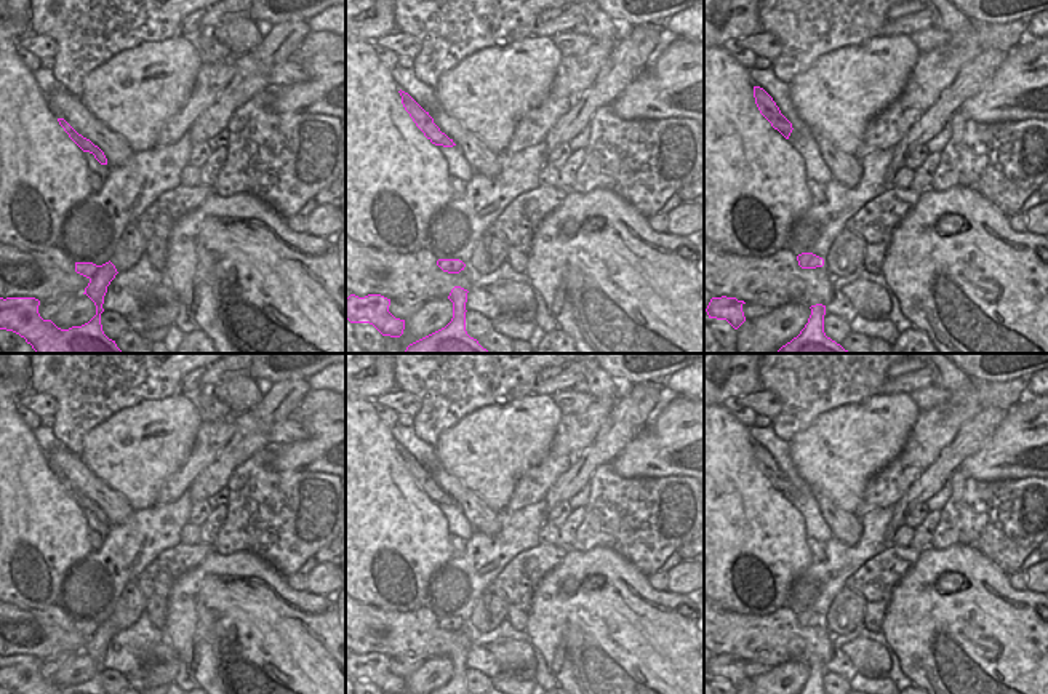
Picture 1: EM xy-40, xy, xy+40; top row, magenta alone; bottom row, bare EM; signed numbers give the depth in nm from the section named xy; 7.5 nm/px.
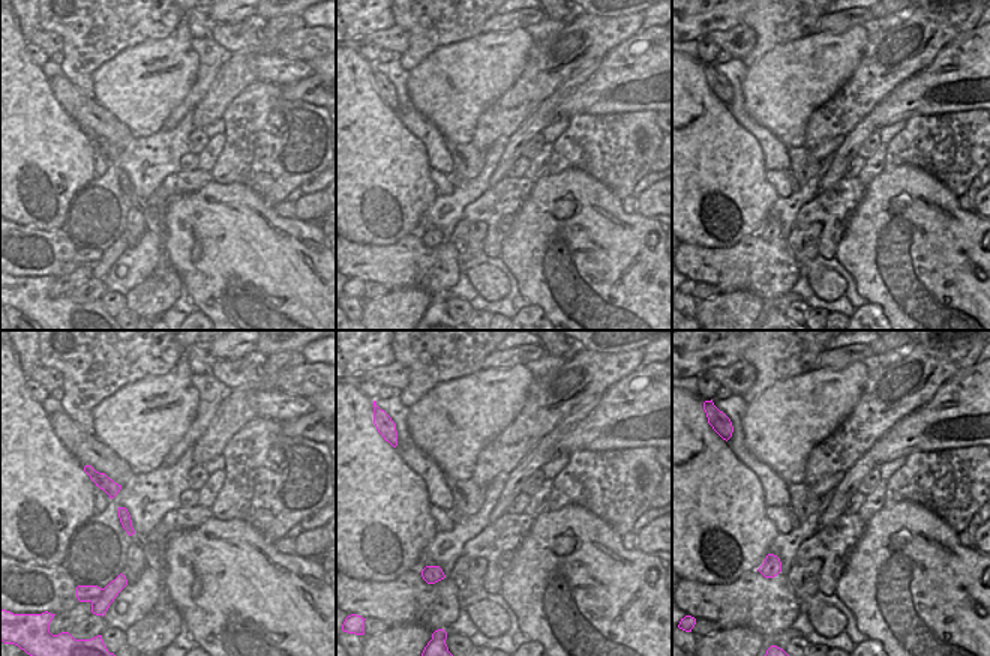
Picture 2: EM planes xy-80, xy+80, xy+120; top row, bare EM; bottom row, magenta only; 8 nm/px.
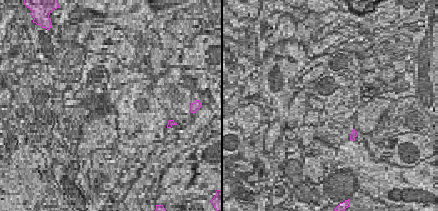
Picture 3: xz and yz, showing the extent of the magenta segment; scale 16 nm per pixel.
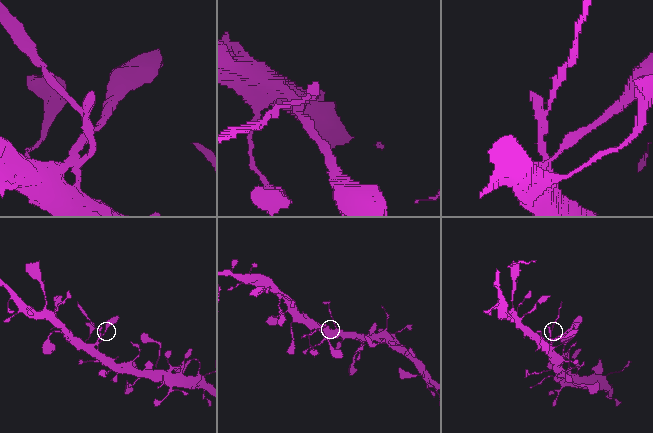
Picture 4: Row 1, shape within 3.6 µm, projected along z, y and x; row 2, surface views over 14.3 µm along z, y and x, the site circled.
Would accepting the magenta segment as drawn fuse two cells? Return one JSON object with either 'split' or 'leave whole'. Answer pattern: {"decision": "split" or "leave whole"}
{"decision": "split"}

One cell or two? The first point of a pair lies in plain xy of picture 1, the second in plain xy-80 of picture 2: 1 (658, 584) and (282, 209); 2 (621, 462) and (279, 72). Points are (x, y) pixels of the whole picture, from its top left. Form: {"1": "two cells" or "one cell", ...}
{"1": "one cell", "2": "two cells"}

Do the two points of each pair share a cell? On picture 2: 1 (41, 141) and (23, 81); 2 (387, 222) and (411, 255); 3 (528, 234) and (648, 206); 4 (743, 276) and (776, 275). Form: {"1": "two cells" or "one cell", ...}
{"1": "one cell", "2": "two cells", "3": "two cells", "4": "one cell"}

